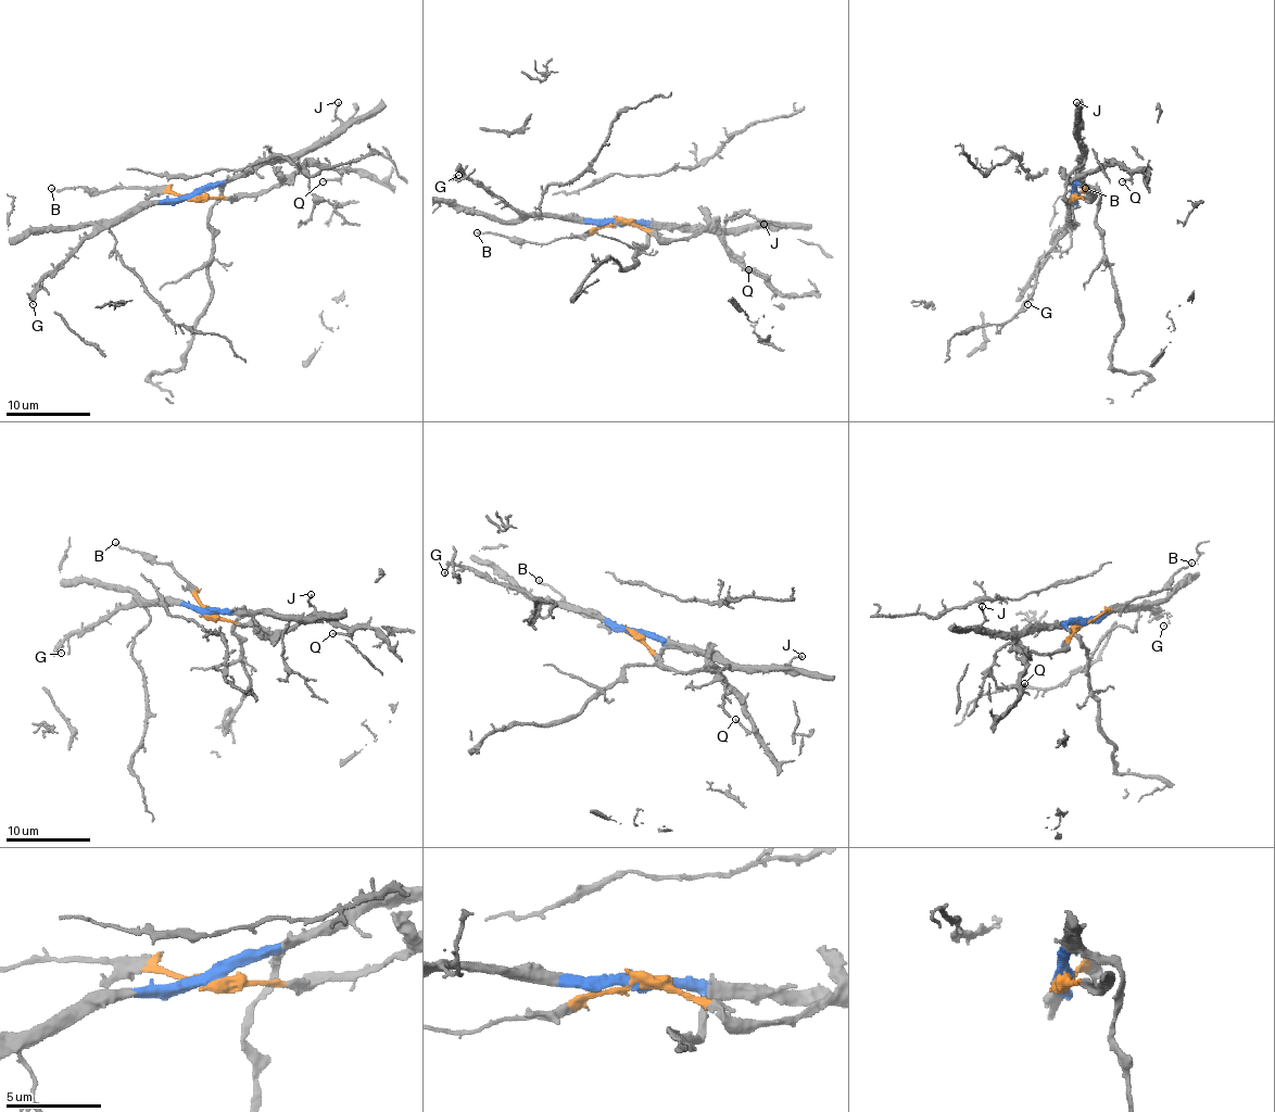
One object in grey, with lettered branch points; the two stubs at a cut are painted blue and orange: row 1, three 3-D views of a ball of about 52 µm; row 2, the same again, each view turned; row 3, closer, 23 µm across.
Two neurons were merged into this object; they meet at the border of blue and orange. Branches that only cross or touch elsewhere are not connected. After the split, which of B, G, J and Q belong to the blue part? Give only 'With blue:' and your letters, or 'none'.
With blue: G, J

